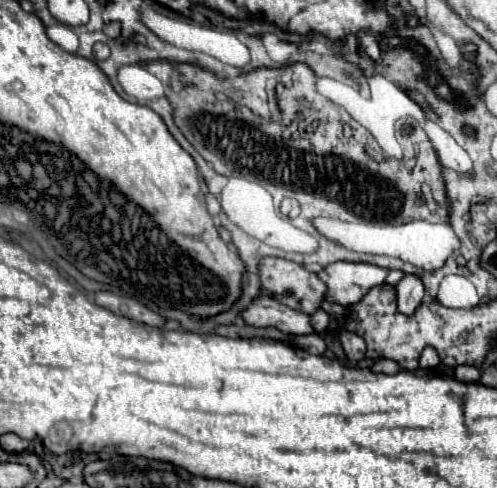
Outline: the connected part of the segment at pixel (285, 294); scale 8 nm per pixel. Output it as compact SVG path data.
M260 258L258 278L280 304L304 314L318 310L326 292L324 282L314 272L284 258Z

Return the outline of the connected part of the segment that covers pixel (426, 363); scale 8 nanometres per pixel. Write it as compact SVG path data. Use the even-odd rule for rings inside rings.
M426 348L420 356L420 368L436 368L440 364L440 358L438 358L438 352L434 348Z

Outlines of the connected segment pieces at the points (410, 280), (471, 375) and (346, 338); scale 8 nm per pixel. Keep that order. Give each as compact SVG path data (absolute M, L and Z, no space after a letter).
M406 274L396 286L396 294L398 294L398 310L402 314L414 314L422 302L424 284L416 274Z
M456 366L454 376L460 378L462 382L476 382L480 380L480 370L474 366Z
M336 334L344 346L344 352L346 356L358 364L362 358L364 358L364 352L366 352L366 346L364 346L364 338L360 338L358 334Z

